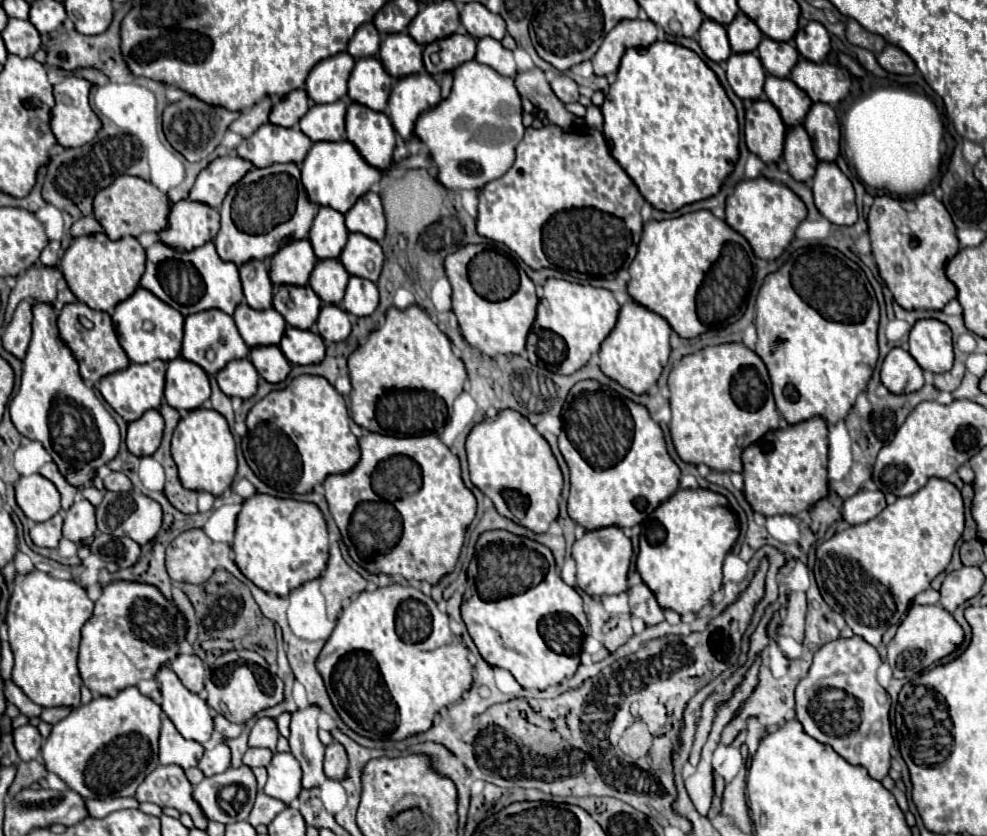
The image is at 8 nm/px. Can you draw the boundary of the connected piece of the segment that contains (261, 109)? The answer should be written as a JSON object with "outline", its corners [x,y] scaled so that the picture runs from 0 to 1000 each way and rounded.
{"outline":[[[266,117],[264,122],[260,122],[256,129],[248,132],[242,136],[242,141],[232,151],[232,156],[240,158],[242,163],[250,165],[254,163],[264,148],[271,148],[271,139],[275,134],[275,117]]]}

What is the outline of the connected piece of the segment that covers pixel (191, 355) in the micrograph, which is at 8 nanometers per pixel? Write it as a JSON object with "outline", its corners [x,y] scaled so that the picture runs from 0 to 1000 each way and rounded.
{"outline":[[[214,368],[187,380],[187,404],[185,404],[183,423],[185,428],[202,435],[210,447],[220,447],[222,443],[228,440],[230,433],[252,426],[252,416],[246,409],[244,400],[240,397],[236,380],[220,368]]]}

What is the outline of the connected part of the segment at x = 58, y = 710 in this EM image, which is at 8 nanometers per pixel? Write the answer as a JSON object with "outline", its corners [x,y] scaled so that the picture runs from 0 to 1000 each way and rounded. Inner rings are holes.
{"outline":[[[56,844],[56,847],[44,847],[42,852],[42,861],[50,864],[50,866],[58,866],[60,861],[64,861],[68,854],[72,852],[70,844]]]}

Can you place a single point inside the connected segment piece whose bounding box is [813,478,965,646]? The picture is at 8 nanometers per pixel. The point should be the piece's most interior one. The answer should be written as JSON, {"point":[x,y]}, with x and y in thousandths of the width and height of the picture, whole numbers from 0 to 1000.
{"point":[879,685]}

